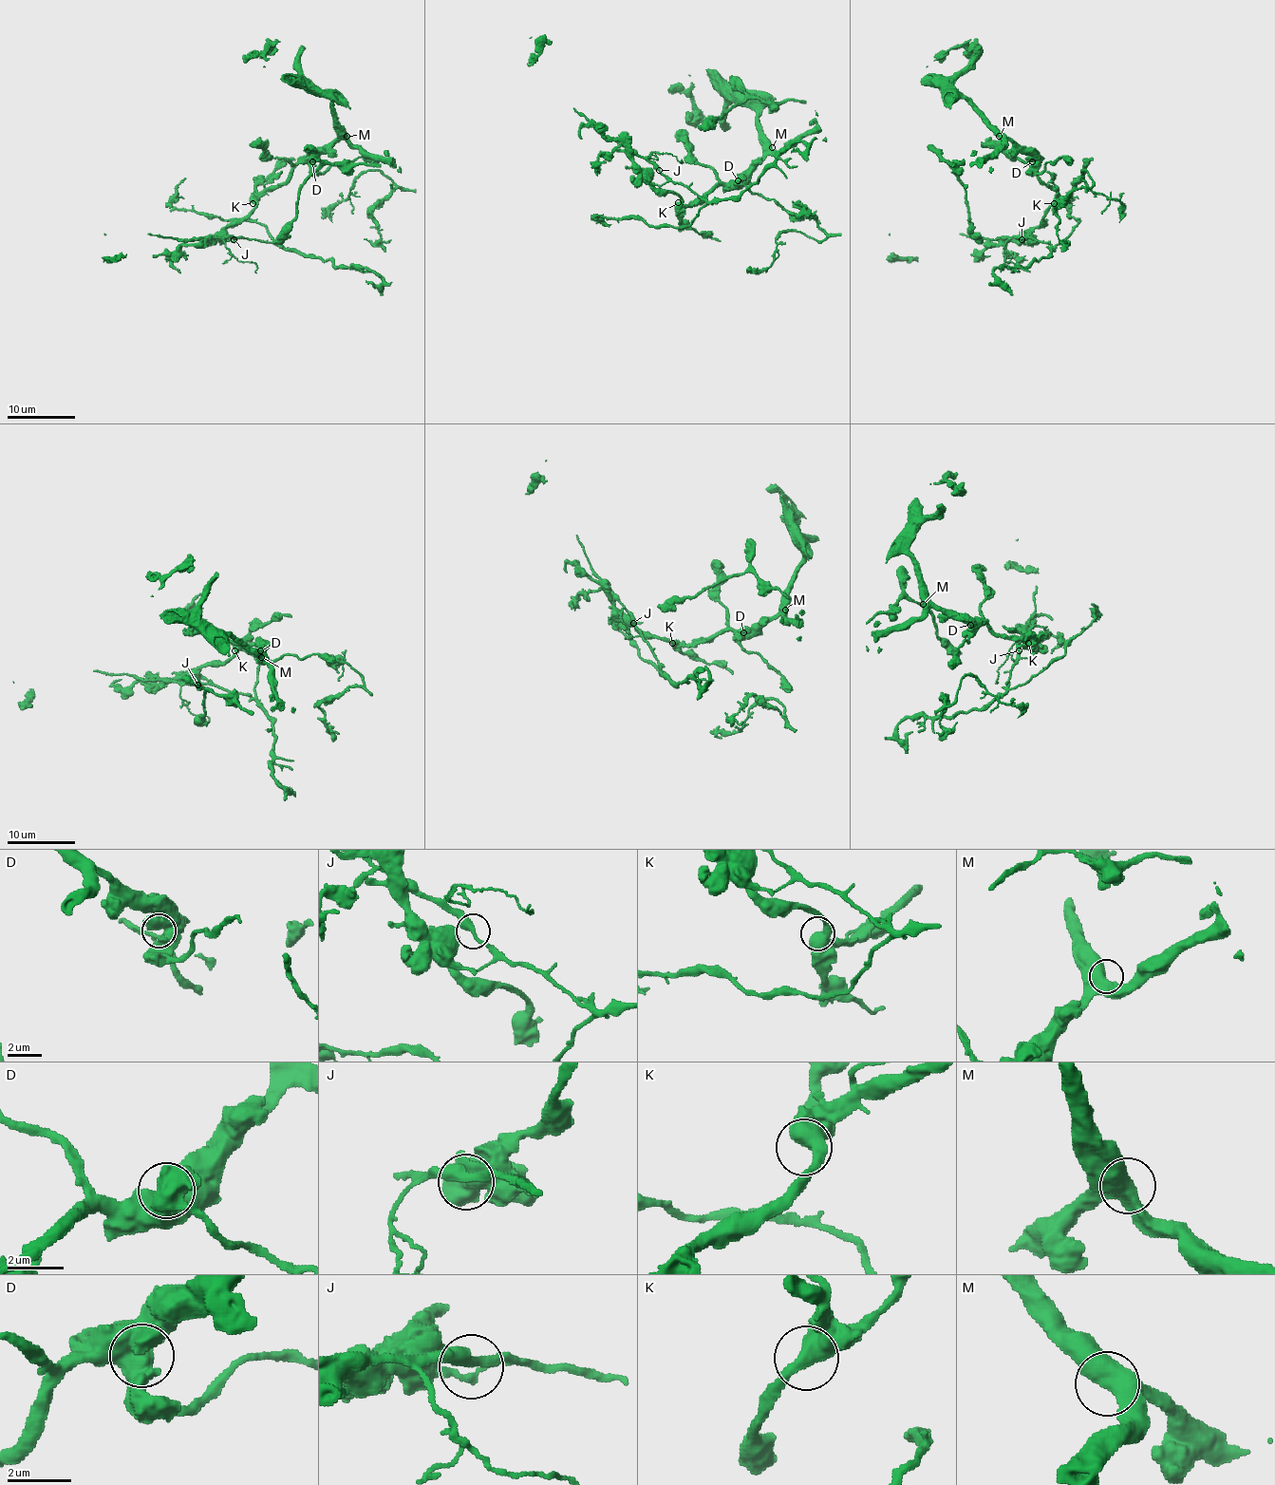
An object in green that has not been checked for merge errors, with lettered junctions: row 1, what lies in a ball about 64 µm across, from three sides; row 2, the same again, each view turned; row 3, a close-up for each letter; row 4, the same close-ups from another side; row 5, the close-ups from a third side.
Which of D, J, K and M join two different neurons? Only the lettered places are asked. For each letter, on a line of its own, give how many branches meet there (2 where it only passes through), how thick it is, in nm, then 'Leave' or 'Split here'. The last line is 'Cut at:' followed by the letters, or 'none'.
D: Branches: 1. Thickness 800 nm. Leave
J: Branches: 2. Thickness 380 nm. Leave
K: Branches: 2. Thickness 550 nm. Leave
M: Branches: 2. Thickness 600 nm. Leave
Cut at: none

